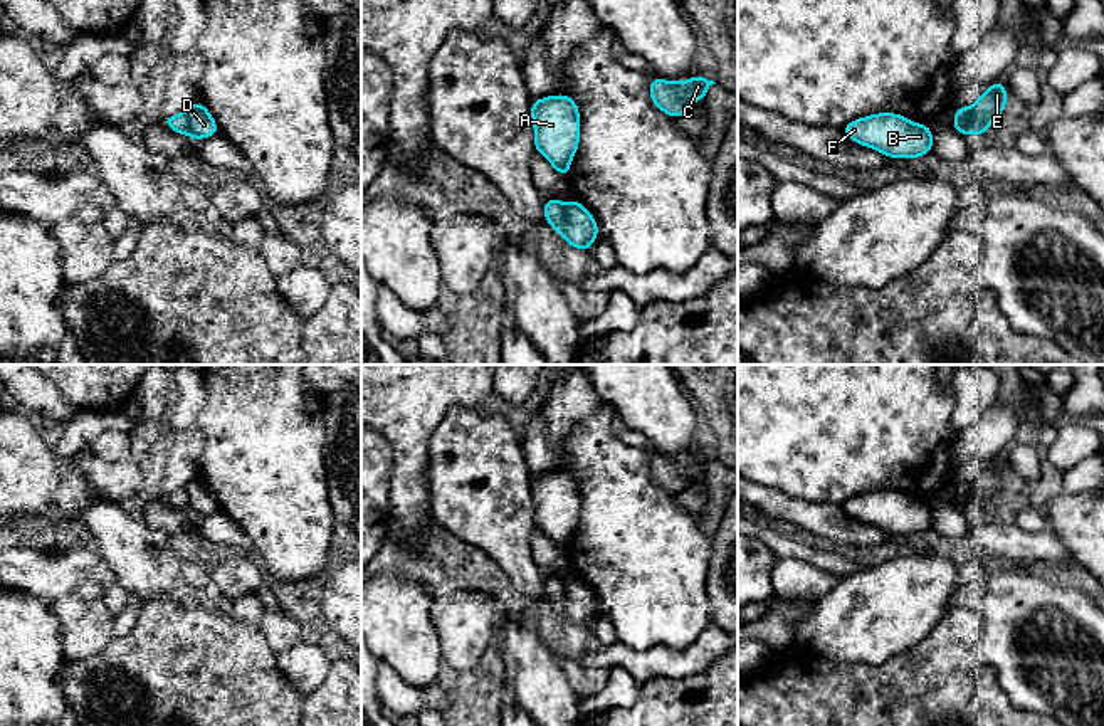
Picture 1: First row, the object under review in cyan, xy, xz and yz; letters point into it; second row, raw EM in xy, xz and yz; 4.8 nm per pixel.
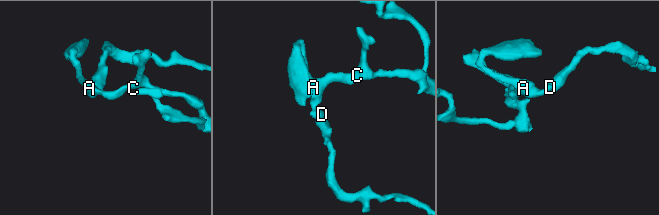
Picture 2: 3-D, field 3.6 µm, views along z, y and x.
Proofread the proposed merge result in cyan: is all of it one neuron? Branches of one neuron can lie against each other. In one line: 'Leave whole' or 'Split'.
Split

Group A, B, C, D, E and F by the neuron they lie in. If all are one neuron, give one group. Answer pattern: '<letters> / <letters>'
A B C F / D E

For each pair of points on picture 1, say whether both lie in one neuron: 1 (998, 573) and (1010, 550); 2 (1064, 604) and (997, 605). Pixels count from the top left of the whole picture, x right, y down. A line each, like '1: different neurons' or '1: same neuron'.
1: different neurons
2: same neuron

